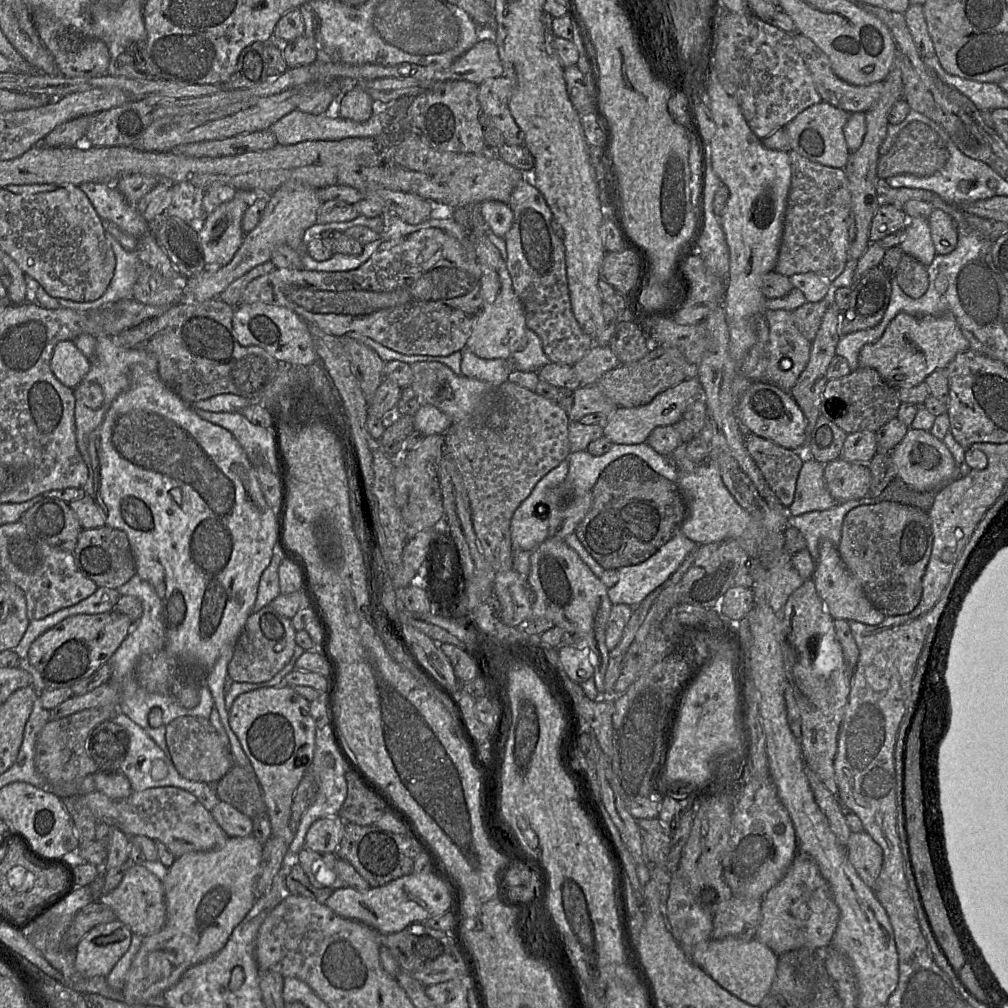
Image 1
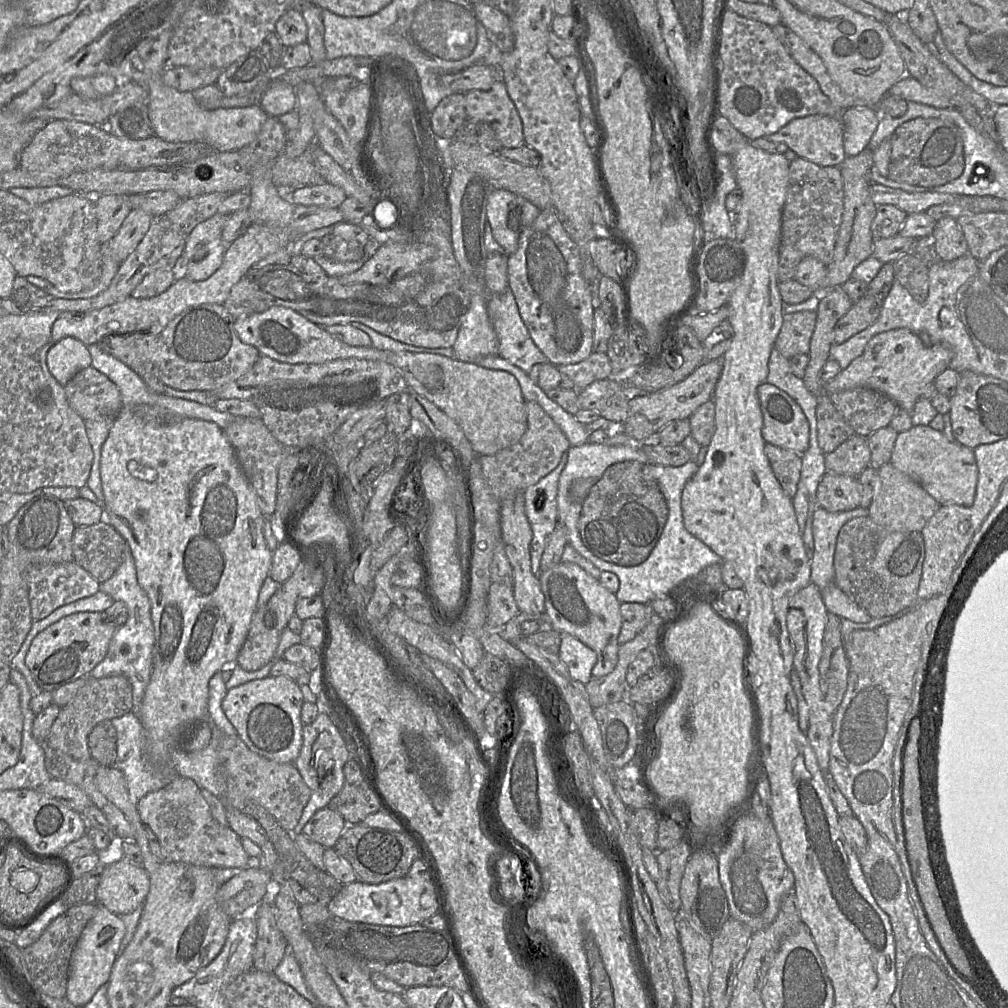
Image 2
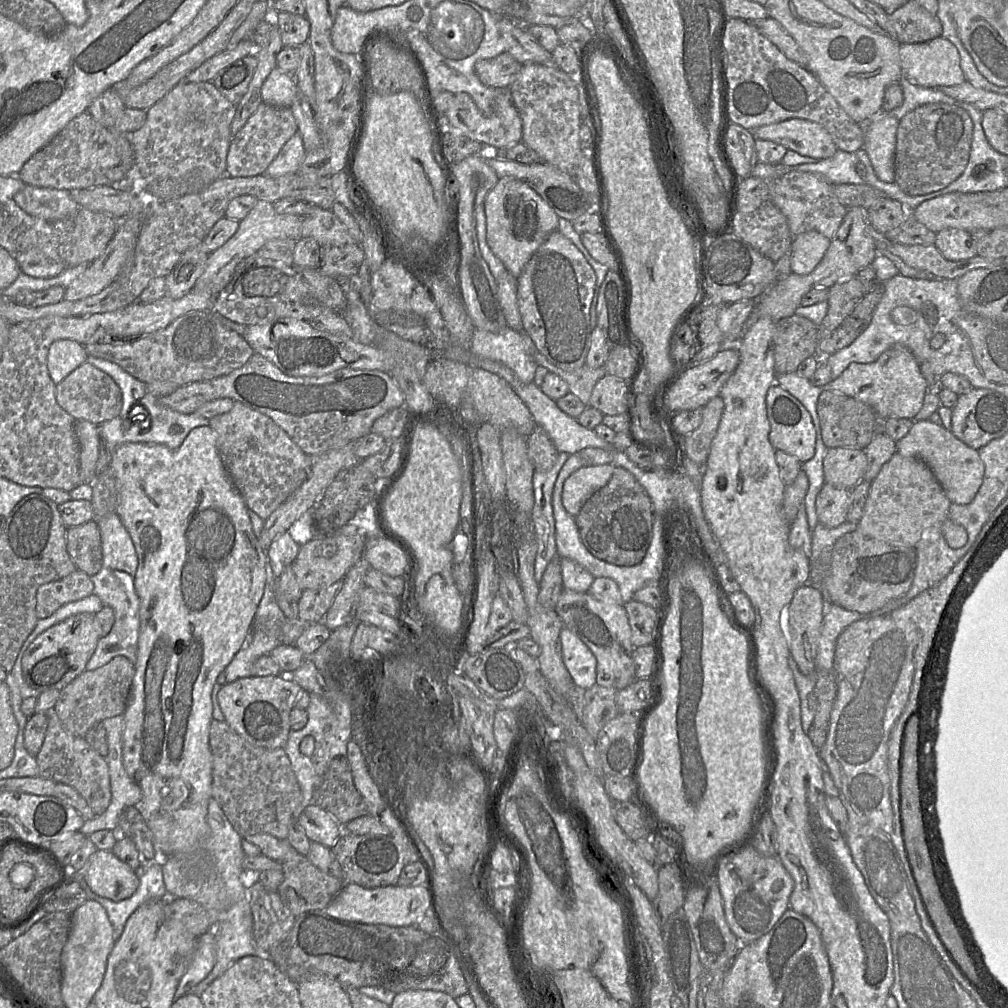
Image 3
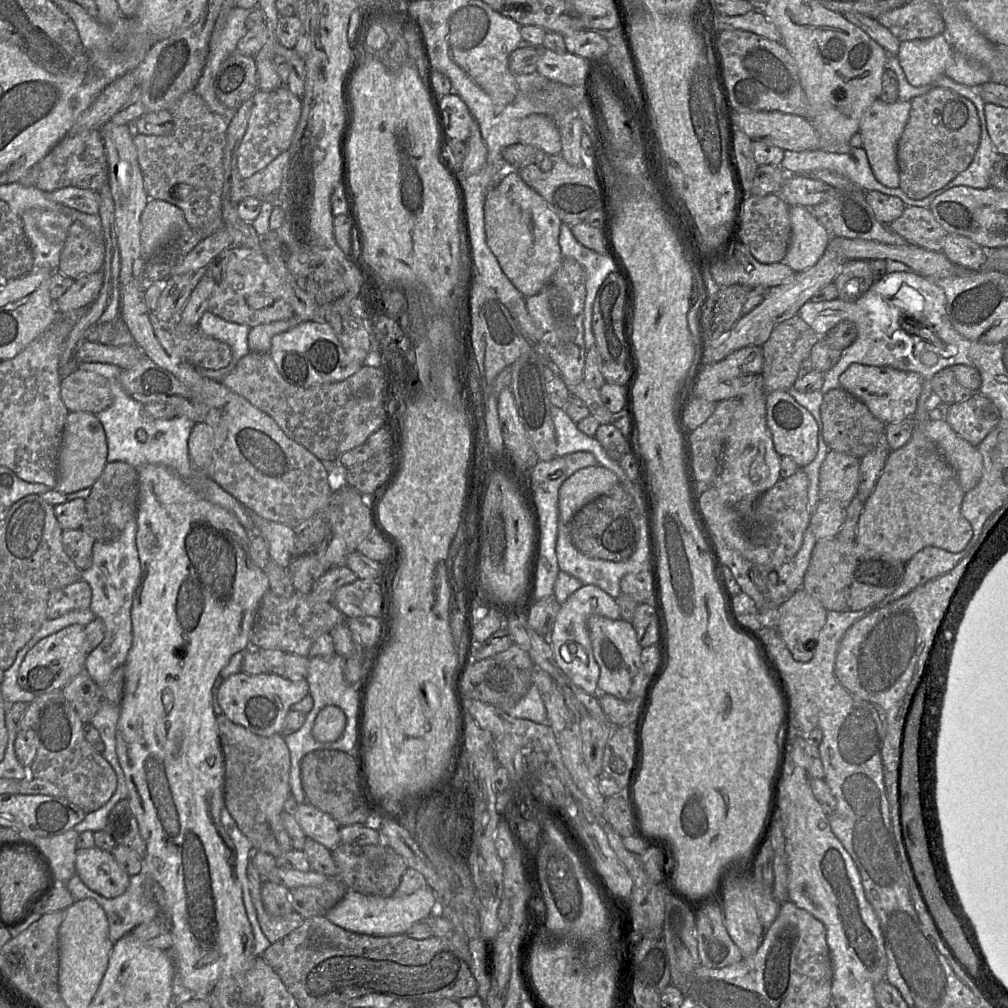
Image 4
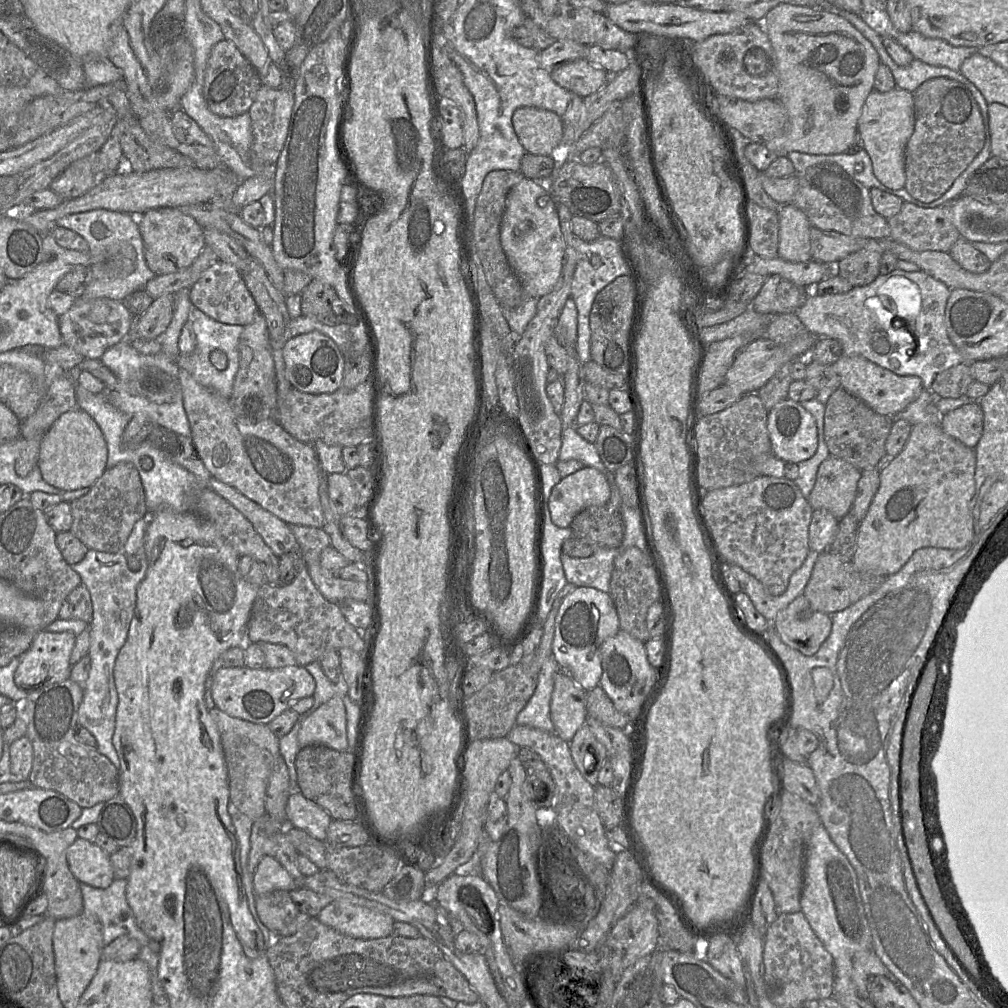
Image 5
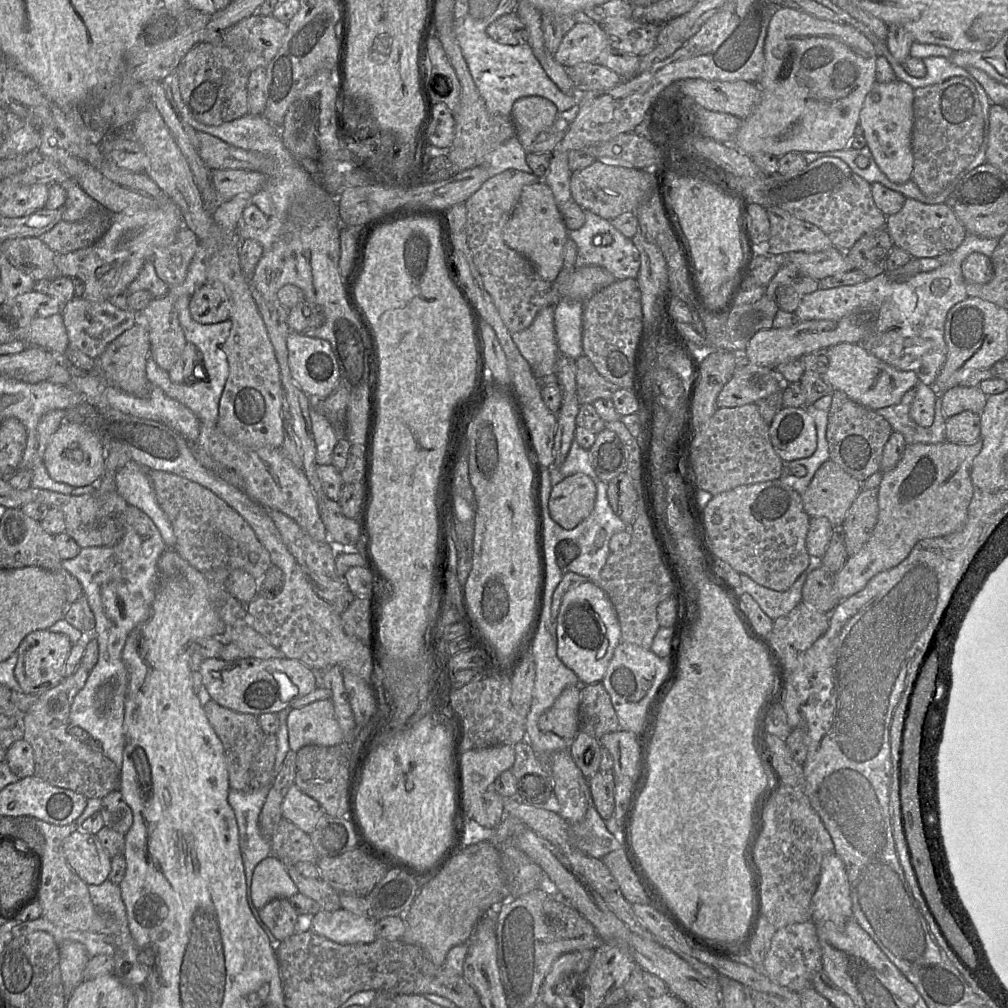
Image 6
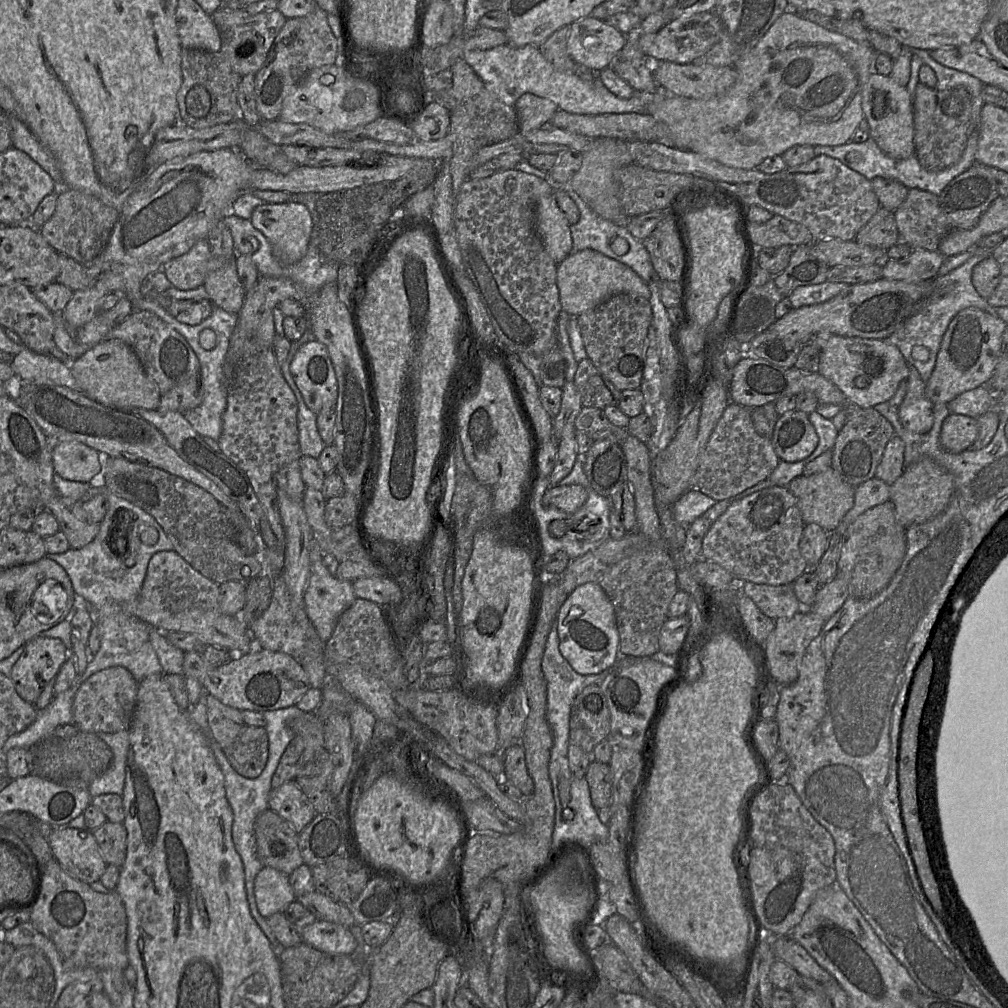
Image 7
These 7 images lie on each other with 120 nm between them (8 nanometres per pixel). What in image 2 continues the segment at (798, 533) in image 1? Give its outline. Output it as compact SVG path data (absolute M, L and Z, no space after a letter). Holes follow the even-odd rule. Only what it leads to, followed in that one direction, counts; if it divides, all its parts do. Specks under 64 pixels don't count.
M819 507L813 515L812 532L814 554L811 560L810 581L820 590L835 582L834 554L838 534L845 523L869 515L868 508L857 507L850 511L828 512Z

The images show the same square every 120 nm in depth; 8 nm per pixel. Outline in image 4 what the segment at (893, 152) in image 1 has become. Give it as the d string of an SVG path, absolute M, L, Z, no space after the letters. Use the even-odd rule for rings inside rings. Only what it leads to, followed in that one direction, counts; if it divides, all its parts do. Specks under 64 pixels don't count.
M934 88L911 101L908 121L897 146L899 188L911 199L922 200L941 189L965 171L979 146L981 123L975 105L966 97L947 88Z

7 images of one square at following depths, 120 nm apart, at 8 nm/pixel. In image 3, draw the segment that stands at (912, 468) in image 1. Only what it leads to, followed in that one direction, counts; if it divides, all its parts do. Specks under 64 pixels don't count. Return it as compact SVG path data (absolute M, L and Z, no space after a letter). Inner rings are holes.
M930 420L914 421L909 432L896 442L896 452L904 457L924 461L934 473L948 499L954 504L969 504L975 497L984 477L984 463L979 452L959 440L942 425Z

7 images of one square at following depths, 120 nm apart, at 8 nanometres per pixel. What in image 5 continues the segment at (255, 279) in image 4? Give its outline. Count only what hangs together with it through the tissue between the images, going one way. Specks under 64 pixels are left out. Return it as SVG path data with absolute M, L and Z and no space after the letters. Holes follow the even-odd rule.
M221 260L201 274L200 278L191 286L189 296L195 308L210 318L225 324L246 326L254 320L256 313L259 312L239 270L232 264Z

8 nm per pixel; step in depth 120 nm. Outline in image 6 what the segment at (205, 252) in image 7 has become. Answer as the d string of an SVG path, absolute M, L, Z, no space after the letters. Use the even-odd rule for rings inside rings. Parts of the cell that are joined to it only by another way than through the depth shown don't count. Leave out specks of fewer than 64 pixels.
M183 225L177 232L174 242L159 248L153 255L151 261L159 278L169 286L182 283L199 243L200 239L196 233Z

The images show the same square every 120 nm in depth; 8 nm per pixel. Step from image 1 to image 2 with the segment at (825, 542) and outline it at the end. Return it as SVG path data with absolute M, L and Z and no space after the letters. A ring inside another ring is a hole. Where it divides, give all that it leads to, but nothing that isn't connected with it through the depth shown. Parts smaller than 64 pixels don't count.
M835 582L821 590L821 596L829 613L856 623L867 623L873 618L855 601L846 595Z

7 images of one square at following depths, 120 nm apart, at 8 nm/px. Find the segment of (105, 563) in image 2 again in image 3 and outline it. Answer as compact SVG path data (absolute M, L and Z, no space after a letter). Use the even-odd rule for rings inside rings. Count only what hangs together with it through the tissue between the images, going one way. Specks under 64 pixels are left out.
M96 520L67 528L67 551L77 569L88 576L96 575L102 568L102 541Z

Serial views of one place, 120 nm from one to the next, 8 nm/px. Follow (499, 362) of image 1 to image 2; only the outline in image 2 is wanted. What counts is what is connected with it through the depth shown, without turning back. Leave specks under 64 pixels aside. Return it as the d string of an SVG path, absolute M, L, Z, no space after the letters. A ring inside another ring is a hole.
M471 293L470 305L453 346L455 358L472 363L489 355L498 355L499 341L487 311L487 294Z

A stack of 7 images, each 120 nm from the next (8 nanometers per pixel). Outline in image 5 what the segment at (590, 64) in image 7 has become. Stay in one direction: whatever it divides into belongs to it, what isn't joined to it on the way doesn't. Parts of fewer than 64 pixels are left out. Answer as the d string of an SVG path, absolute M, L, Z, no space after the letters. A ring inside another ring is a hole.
M556 40L549 47L538 50L538 61L541 67L549 73L556 67L579 59L586 59L585 45L573 40Z

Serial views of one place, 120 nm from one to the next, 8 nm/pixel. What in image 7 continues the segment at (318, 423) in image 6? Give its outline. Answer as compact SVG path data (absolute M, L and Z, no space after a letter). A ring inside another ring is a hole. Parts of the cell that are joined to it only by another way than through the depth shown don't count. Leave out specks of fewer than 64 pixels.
M308 328L305 331L304 335L298 341L292 341L292 345L287 355L287 358L281 364L281 372L288 385L292 389L297 400L297 427L299 437L299 448L301 454L317 459L326 447L326 444L324 443L318 432L316 424L317 414L307 407L303 399L303 396L299 388L297 387L293 379L292 373L290 371L291 361L293 360L297 350L303 344L314 340L316 340L316 338L312 330Z

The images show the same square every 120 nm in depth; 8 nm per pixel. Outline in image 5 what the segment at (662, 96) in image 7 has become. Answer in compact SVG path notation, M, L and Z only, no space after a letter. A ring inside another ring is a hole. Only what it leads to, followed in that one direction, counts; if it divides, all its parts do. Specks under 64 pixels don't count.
M780 3L762 21L778 61L777 99L788 113L786 132L765 143L778 155L792 151L844 153L854 141L858 119L881 63L872 43L848 20L820 7Z

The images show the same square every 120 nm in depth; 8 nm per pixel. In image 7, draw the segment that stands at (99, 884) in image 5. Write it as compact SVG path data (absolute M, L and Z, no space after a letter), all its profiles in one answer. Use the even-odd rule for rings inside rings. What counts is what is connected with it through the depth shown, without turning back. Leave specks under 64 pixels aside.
M54 827L49 838L55 860L72 877L88 885L99 881L105 862L93 831Z

